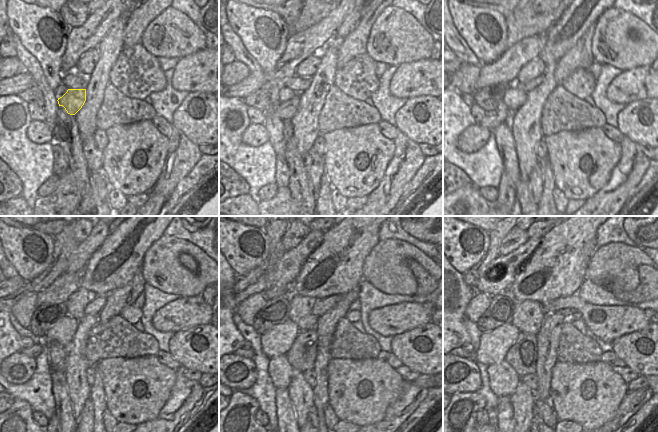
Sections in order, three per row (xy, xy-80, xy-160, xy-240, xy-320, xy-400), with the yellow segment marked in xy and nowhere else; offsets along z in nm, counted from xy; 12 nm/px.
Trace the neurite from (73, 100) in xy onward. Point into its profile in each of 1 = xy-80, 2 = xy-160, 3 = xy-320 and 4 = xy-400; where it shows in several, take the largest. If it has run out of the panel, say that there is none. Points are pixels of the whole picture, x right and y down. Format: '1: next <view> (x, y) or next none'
1: next xy-80 (285, 110)
2: next xy-160 (491, 120)
3: next xy-320 (249, 353)
4: next xy-400 (463, 354)

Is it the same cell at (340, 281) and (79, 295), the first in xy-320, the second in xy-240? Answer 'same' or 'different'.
different

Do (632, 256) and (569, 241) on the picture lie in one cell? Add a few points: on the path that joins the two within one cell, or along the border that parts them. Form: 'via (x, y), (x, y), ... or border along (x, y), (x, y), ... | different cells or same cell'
border along (597, 248), (586, 269) | different cells

